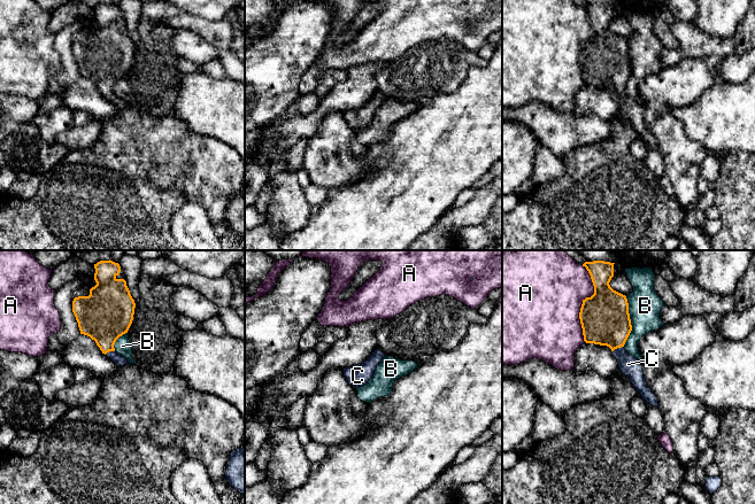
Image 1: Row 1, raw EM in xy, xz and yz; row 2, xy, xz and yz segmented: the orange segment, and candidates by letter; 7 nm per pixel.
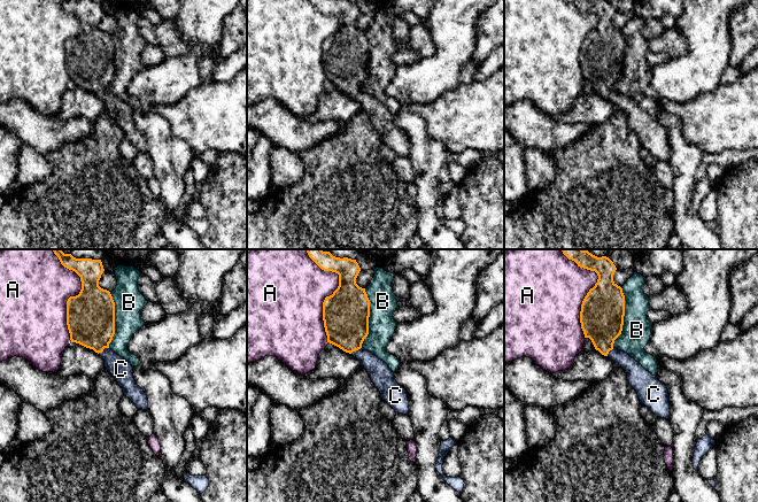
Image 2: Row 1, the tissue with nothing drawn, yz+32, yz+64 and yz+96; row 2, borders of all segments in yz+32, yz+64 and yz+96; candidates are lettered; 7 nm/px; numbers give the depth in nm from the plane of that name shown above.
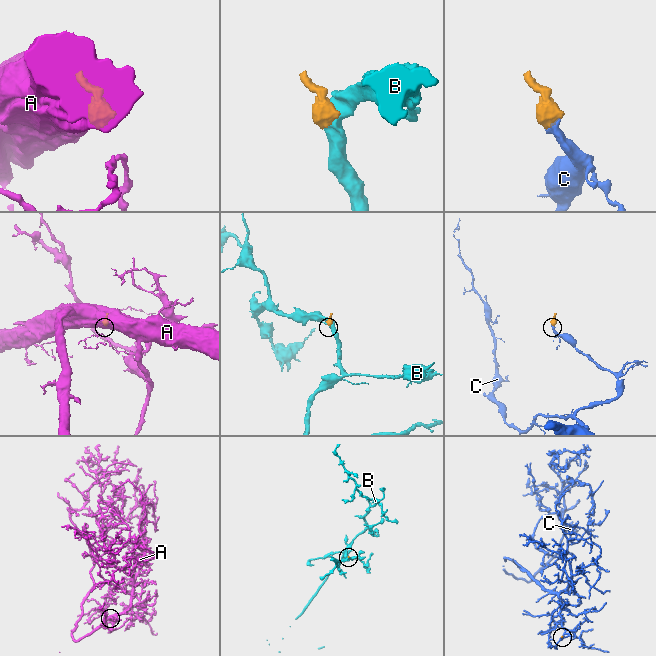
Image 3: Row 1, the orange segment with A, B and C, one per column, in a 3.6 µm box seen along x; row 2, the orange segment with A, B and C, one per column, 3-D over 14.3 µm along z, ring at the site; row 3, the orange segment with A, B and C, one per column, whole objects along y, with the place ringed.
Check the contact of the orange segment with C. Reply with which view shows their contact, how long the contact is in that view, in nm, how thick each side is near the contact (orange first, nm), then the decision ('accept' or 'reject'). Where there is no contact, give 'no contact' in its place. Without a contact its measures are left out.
yz | 90 nm | 340/140 nm | accept

